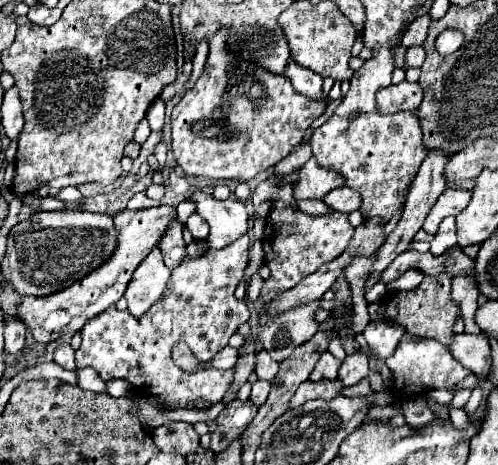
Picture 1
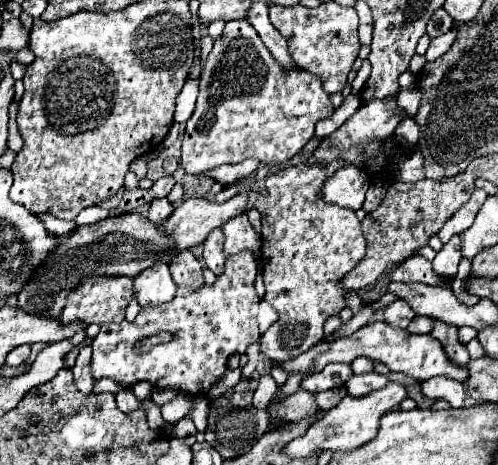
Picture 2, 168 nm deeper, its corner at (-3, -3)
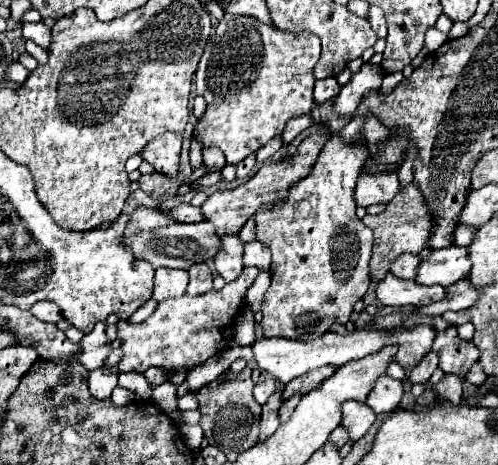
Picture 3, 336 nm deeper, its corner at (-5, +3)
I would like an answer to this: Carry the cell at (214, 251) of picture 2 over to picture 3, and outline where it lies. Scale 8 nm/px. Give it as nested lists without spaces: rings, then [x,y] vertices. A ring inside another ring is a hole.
[[[233,234],[221,236],[221,248],[217,250],[213,264],[215,270],[225,278],[225,282],[231,282],[241,274],[243,270],[241,256],[243,256],[243,242],[239,240],[239,236]]]

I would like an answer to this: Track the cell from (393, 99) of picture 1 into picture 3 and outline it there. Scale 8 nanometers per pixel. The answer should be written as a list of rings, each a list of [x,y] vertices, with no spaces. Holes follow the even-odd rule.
[[[331,136],[317,156],[309,176],[291,184],[283,200],[261,206],[255,212],[257,238],[271,250],[271,288],[263,298],[263,334],[267,338],[281,336],[289,340],[315,340],[325,334],[331,324],[347,324],[353,306],[369,288],[369,258],[373,248],[373,232],[357,218],[353,188],[367,158],[367,142],[345,142]]]

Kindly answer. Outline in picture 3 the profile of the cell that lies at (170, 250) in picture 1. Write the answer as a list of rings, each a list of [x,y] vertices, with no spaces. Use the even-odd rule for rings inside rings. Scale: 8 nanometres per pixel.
[[[193,264],[187,270],[187,274],[189,274],[189,286],[187,286],[189,296],[199,296],[213,288],[213,272],[209,264]]]

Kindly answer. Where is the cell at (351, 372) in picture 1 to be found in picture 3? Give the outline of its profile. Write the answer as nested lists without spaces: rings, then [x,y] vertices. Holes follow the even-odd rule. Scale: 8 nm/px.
[[[379,376],[367,396],[367,406],[377,414],[393,412],[393,408],[399,406],[401,396],[403,396],[403,382],[391,376]]]

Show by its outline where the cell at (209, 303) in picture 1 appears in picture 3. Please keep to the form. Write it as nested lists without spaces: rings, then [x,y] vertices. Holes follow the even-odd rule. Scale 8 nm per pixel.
[[[243,268],[241,276],[233,282],[227,282],[221,290],[209,290],[201,296],[169,298],[159,302],[153,314],[141,322],[117,322],[117,340],[121,340],[123,358],[119,360],[119,372],[145,372],[147,368],[163,368],[167,372],[183,368],[191,370],[209,358],[221,354],[221,346],[227,346],[233,338],[233,326],[241,314],[247,288],[253,284],[257,268]]]

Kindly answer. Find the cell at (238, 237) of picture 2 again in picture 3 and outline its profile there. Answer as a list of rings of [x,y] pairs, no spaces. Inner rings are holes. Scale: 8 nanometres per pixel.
[[[251,240],[243,244],[243,264],[245,266],[257,266],[261,270],[269,270],[271,264],[271,252],[269,248],[261,246],[259,240]]]

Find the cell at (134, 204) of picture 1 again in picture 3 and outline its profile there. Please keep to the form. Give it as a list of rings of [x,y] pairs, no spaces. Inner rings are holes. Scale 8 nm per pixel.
[[[179,204],[179,206],[171,208],[169,214],[171,214],[177,222],[201,222],[201,220],[203,220],[201,208],[195,208],[195,206],[191,206],[191,204]]]

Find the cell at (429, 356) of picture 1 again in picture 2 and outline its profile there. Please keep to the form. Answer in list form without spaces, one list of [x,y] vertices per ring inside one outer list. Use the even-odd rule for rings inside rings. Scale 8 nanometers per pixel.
[[[371,322],[371,324],[365,324],[363,328],[359,328],[353,336],[337,338],[333,342],[319,342],[313,348],[309,348],[305,354],[301,354],[299,358],[281,362],[279,366],[285,372],[289,372],[289,374],[291,372],[317,374],[331,362],[351,364],[359,356],[377,360],[377,362],[385,364],[391,372],[409,374],[409,376],[413,376],[419,382],[429,380],[433,376],[445,376],[445,378],[451,378],[451,380],[457,380],[457,382],[465,382],[467,380],[467,368],[459,368],[459,366],[451,364],[451,360],[447,358],[443,346],[435,338],[431,338],[431,334],[411,334],[405,328],[389,326],[387,322]]]

